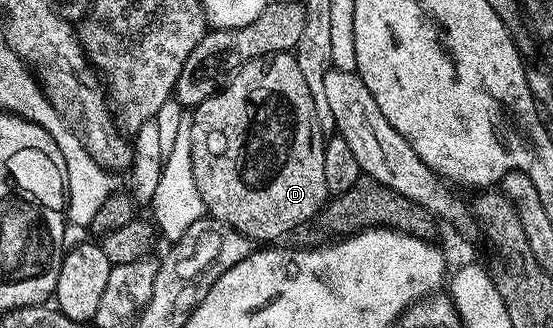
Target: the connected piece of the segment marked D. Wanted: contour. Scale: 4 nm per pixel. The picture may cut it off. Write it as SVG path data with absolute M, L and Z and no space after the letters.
M293 52L273 53L270 57L257 57L239 67L238 72L222 86L218 92L213 93L204 103L193 106L192 109L192 133L191 133L191 161L192 178L196 181L196 188L203 200L205 212L215 221L222 221L228 227L235 229L249 237L254 243L274 243L277 237L293 231L297 225L310 221L321 214L327 200L324 179L324 151L326 142L322 129L323 122L316 119L316 103L312 103L312 91L308 91L308 82L300 72L300 63L296 63Z

